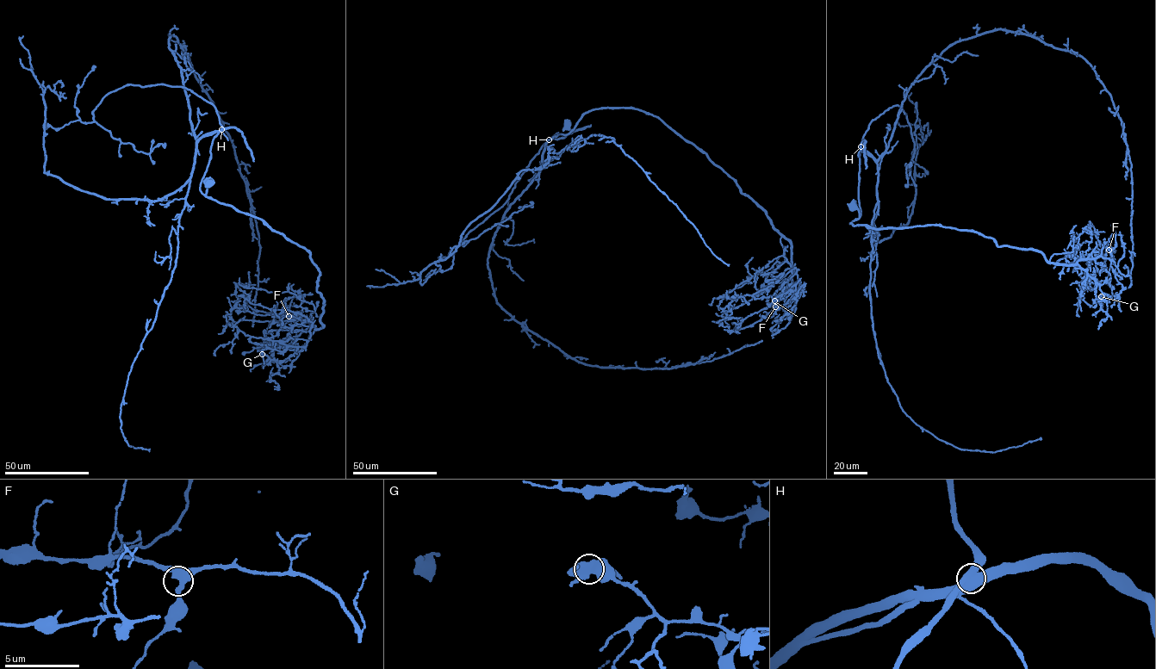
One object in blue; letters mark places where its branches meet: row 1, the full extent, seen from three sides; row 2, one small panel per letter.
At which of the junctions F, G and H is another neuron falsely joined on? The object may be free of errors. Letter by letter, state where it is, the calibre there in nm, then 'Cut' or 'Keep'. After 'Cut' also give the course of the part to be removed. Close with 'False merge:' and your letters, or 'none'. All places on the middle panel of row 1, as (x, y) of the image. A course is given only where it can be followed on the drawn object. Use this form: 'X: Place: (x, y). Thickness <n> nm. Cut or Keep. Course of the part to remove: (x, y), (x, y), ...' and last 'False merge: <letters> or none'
F: Place: (775, 306). Thickness 440 nm. Keep
G: Place: (774, 300). Thickness 500 nm. Keep
H: Place: (549, 139). Thickness 500 nm. Cut. Course of the part to remove: (549, 139), (487, 257), (494, 294), (513, 319), (599, 367), (671, 368), (761, 340)
False merge: H

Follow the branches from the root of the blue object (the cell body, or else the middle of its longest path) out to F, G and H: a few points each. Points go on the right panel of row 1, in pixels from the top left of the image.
F: (853, 207), (854, 225), (972, 230), (1056, 263), (1109, 250)
G: (853, 207), (854, 225), (972, 230), (998, 246), (1078, 264), (1101, 296)
H: (853, 207), (858, 210), (860, 217), (860, 146)

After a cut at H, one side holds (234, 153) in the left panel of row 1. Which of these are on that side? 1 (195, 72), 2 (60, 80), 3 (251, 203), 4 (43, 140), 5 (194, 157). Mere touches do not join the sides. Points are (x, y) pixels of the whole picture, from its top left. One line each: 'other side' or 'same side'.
1: same side
2: same side
3: same side
4: same side
5: same side

